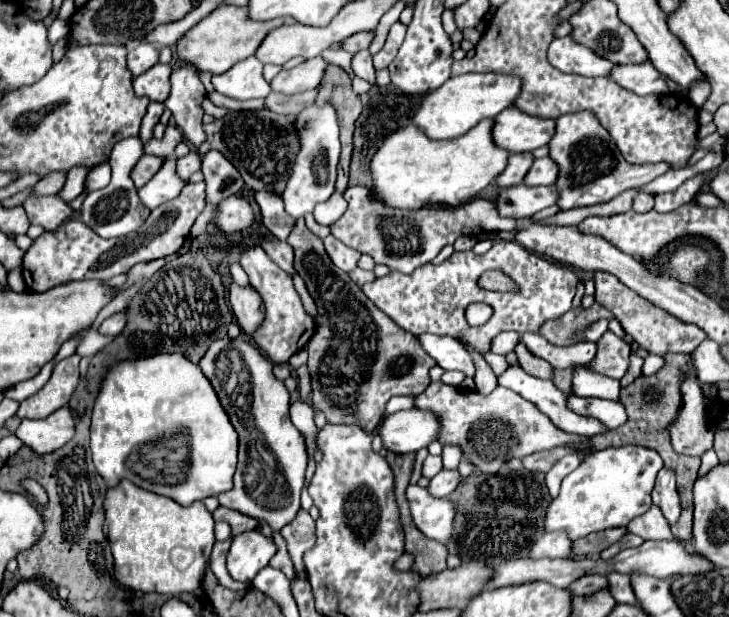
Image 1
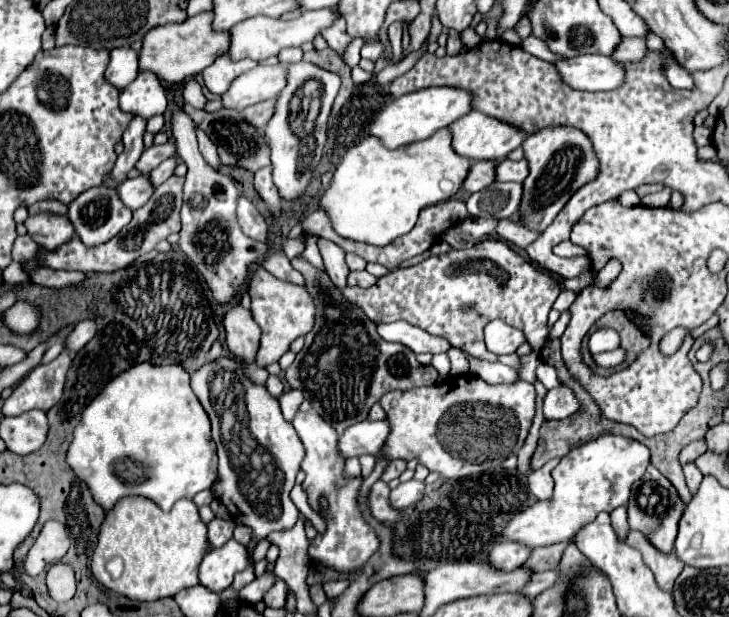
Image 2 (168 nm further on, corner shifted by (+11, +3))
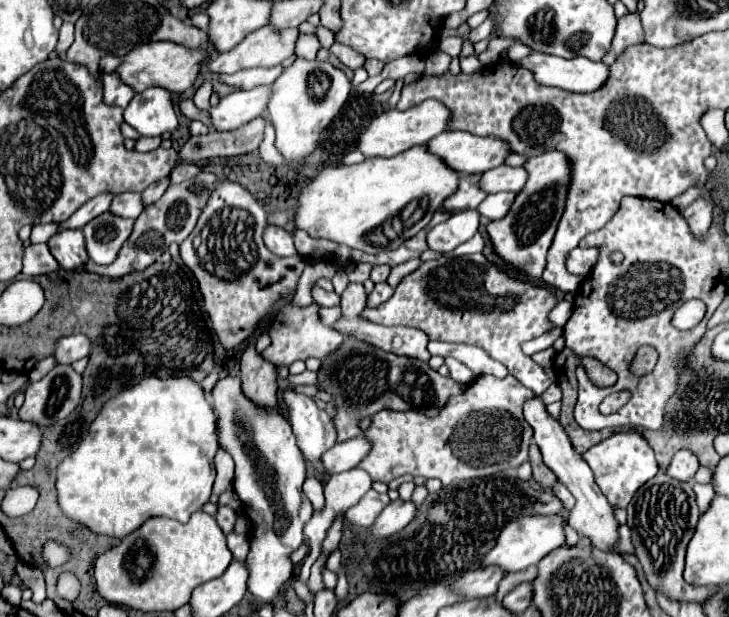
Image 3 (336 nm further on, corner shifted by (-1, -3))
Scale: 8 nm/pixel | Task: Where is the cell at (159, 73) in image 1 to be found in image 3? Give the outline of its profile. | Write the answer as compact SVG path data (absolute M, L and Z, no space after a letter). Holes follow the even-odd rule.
M148 88L134 94L124 110L124 120L140 136L160 136L178 126L170 92L164 88Z

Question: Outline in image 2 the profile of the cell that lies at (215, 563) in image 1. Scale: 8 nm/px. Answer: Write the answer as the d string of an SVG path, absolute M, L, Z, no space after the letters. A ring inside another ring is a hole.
M214 518L208 524L208 544L210 544L210 548L220 548L222 544L226 544L232 538L232 530L234 530L232 520Z

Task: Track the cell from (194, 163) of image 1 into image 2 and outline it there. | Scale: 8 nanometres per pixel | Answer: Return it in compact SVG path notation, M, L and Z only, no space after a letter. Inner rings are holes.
M174 156L174 158L168 158L168 160L164 160L158 168L154 168L152 172L150 172L150 180L152 180L152 184L154 186L160 186L162 182L166 182L172 174L174 174L174 168L176 168L176 164L178 164L178 158Z

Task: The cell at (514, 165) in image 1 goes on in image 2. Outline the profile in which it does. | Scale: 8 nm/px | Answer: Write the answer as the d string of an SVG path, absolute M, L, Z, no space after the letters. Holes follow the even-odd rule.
M474 162L472 170L466 176L464 188L472 194L472 192L478 192L478 190L490 186L494 182L494 166L496 166L496 162Z

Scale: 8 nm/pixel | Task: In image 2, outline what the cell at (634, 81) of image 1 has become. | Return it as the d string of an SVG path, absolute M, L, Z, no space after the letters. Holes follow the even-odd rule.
M576 56L554 64L562 80L574 90L616 90L624 84L624 66L610 56Z

